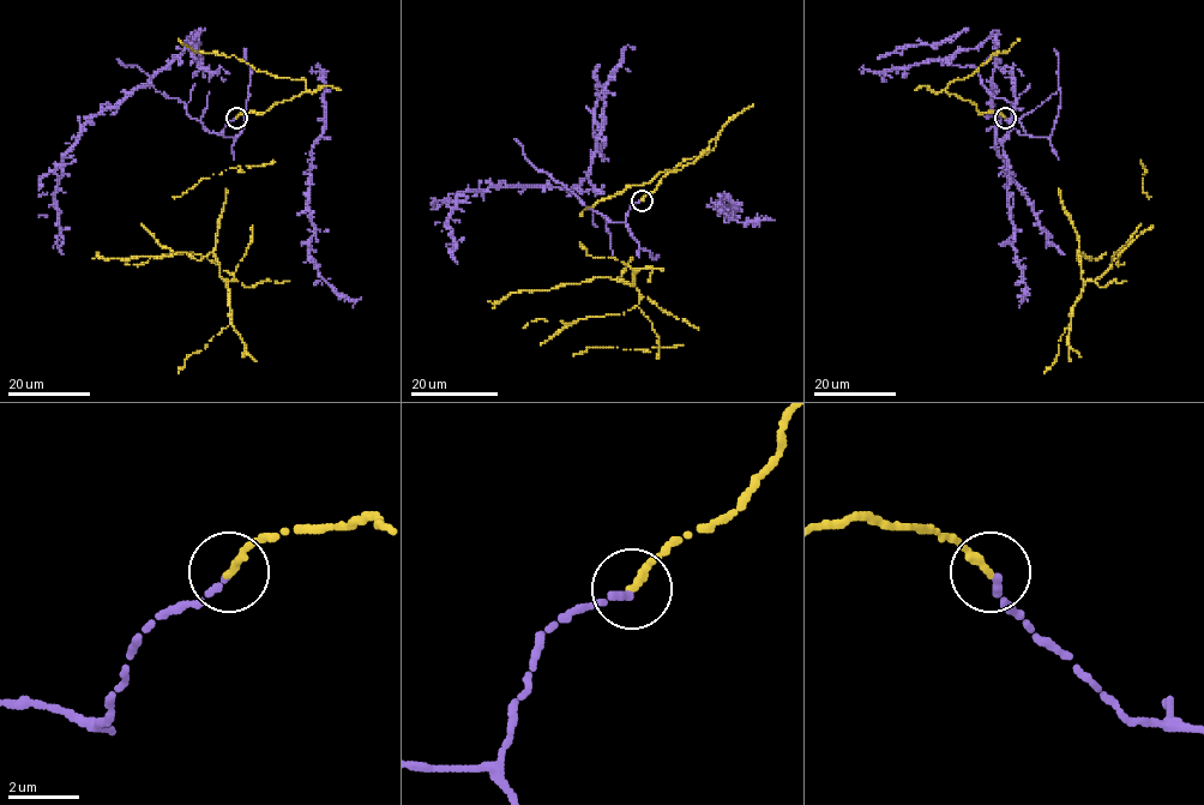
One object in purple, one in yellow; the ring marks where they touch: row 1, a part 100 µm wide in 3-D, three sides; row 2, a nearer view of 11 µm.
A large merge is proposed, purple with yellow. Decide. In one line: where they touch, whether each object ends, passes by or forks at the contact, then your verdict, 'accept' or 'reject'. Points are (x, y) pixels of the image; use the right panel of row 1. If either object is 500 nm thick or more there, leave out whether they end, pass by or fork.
place (1005, 118); purple ends; yellow ends; accept

